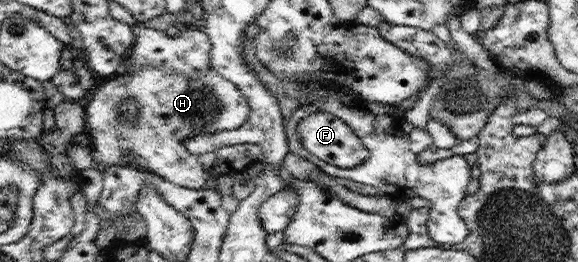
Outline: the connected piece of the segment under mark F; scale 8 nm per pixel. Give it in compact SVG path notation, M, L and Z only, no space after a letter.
M326 111L309 113L307 117L300 121L296 131L302 146L315 158L319 158L330 165L351 169L351 167L364 163L368 158L368 149L359 137L340 117L332 113Z

